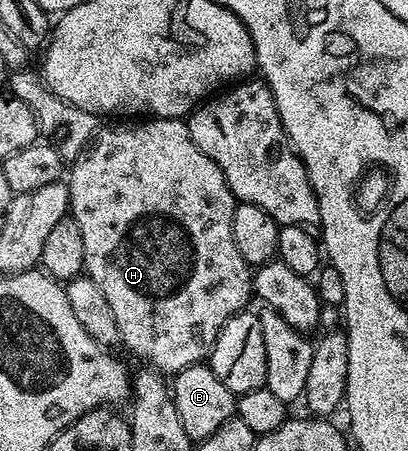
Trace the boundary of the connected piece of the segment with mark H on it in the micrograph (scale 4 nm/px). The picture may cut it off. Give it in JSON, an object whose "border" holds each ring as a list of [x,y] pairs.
{"border":[[[151,116],[146,120],[127,120],[124,122],[127,122],[124,126],[107,126],[104,130],[103,127],[96,129],[95,135],[91,138],[91,143],[70,163],[69,181],[67,182],[67,191],[71,197],[69,214],[81,228],[81,240],[85,240],[85,260],[83,261],[83,268],[86,277],[92,278],[97,284],[97,288],[101,288],[101,292],[105,292],[105,300],[109,300],[109,308],[113,308],[113,317],[117,319],[117,328],[121,332],[122,345],[124,347],[128,346],[128,348],[143,361],[140,363],[154,368],[164,375],[174,376],[180,374],[185,368],[200,365],[200,363],[210,355],[213,344],[217,340],[223,325],[227,323],[232,316],[239,313],[239,311],[248,309],[249,303],[247,303],[247,301],[252,301],[253,298],[253,268],[245,260],[245,256],[241,256],[241,251],[237,248],[237,240],[233,240],[233,212],[237,205],[236,196],[229,188],[229,184],[225,180],[221,168],[217,168],[217,164],[213,160],[209,160],[209,156],[205,156],[205,152],[201,152],[201,148],[197,148],[197,144],[193,144],[193,140],[189,136],[189,128],[187,127],[186,121],[177,118],[157,118]]]}

